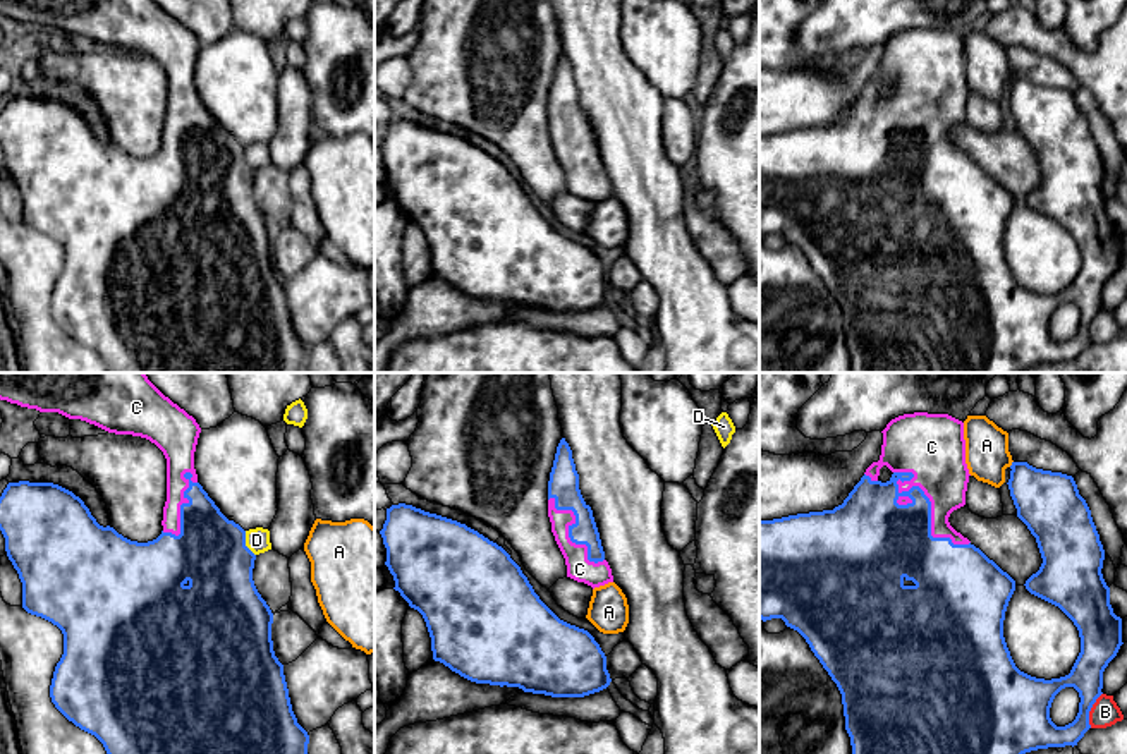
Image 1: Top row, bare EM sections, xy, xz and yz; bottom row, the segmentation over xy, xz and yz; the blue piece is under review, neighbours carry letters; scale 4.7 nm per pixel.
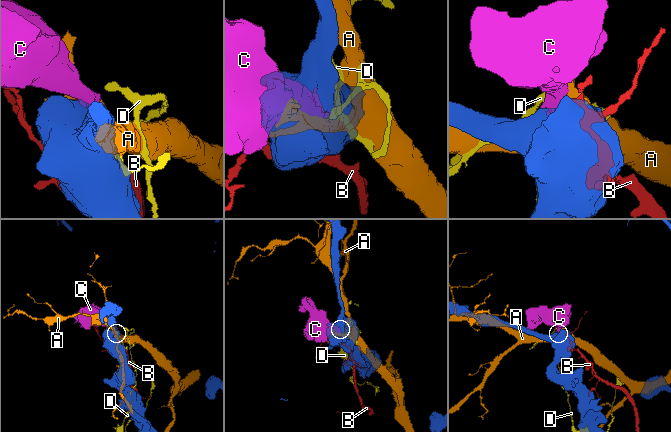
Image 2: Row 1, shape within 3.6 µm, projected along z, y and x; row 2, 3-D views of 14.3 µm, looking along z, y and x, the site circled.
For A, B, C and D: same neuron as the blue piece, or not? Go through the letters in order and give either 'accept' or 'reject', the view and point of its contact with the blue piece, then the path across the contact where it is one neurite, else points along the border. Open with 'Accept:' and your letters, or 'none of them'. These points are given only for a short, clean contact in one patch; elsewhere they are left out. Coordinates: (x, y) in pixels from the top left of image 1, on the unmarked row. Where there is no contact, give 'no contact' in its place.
Accept: C
A: reject; contact yz (1012, 79)
B: reject; contact yz (1090, 325)
C: accept; contact yz (928, 114)
D: reject; contact xy (244, 158)

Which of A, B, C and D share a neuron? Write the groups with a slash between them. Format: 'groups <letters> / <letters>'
groups A / B / C / D

